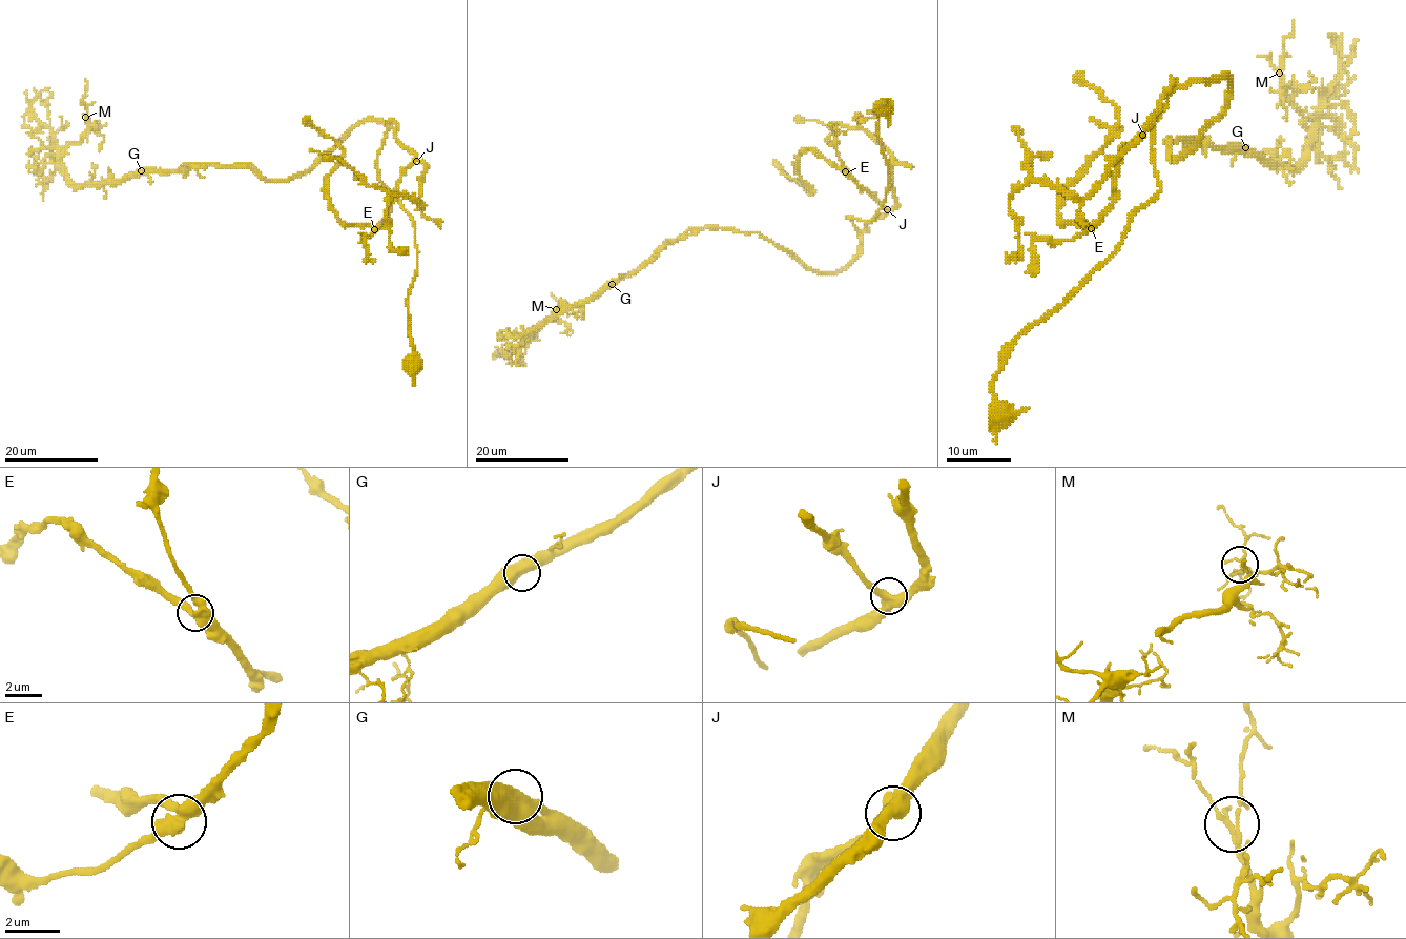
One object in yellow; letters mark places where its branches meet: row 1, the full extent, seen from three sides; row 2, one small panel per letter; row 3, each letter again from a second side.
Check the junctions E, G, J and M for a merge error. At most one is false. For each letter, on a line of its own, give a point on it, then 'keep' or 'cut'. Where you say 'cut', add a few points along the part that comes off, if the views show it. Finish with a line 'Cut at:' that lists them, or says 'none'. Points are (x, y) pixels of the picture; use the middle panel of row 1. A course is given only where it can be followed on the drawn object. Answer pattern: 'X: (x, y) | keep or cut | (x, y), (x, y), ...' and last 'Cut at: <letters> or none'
E: (845, 171) | keep
G: (612, 284) | keep
J: (887, 209) | keep
M: (556, 309) | keep
Cut at: none

